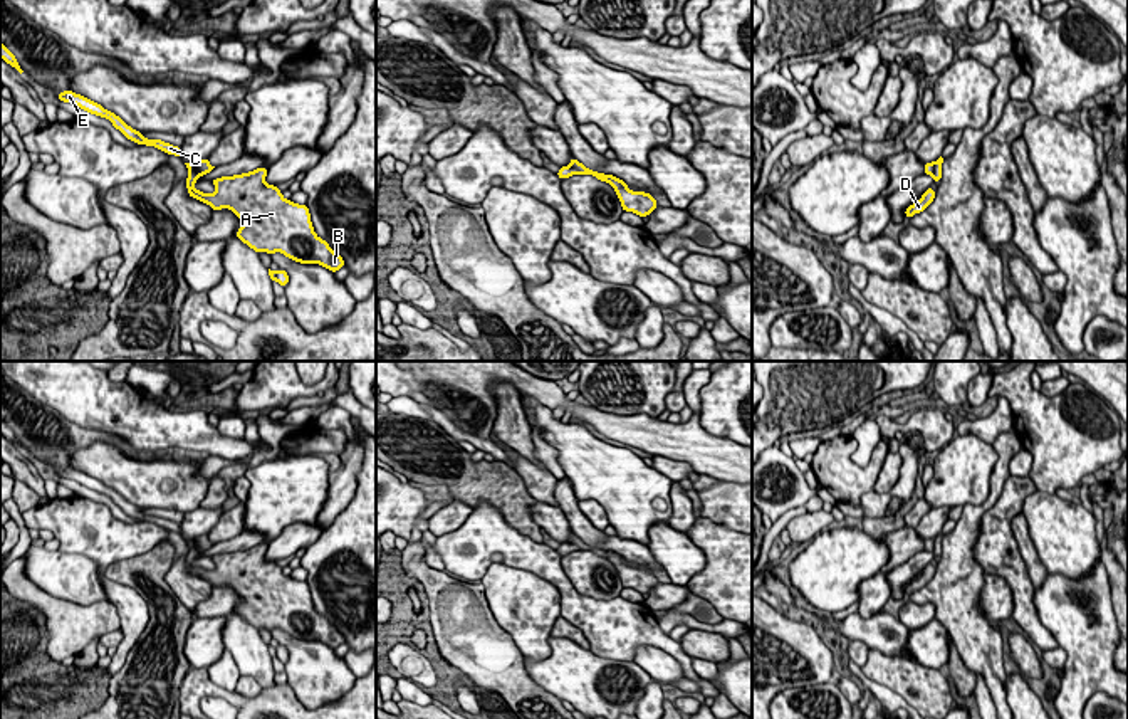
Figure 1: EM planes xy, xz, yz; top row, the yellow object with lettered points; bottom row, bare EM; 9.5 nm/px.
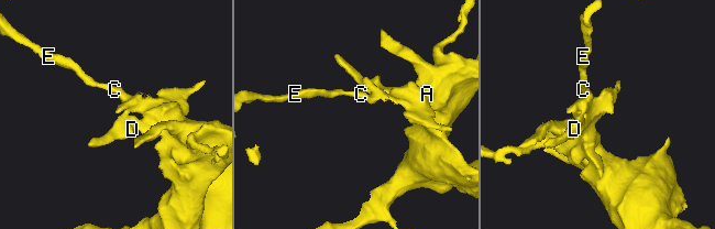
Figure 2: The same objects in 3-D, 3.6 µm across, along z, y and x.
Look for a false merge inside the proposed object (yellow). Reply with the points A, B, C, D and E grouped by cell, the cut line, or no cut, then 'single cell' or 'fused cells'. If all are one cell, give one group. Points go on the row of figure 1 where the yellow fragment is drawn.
A B D / C E; cut in xy along (195, 163), (195, 168), (202, 173); fused cells

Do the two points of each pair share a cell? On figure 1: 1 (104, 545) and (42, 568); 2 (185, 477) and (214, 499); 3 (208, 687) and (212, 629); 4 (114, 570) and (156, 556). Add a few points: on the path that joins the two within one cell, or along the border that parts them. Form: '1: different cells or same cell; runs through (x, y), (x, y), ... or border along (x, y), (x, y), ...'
1: different cells; border along (59, 548), (69, 555), (84, 555), (103, 570)
2: different cells; border along (210, 481), (208, 491), (198, 506)
3: different cells; border along (192, 666), (205, 669)
4: same cell; runs through (125, 570), (143, 570), (146, 566)

